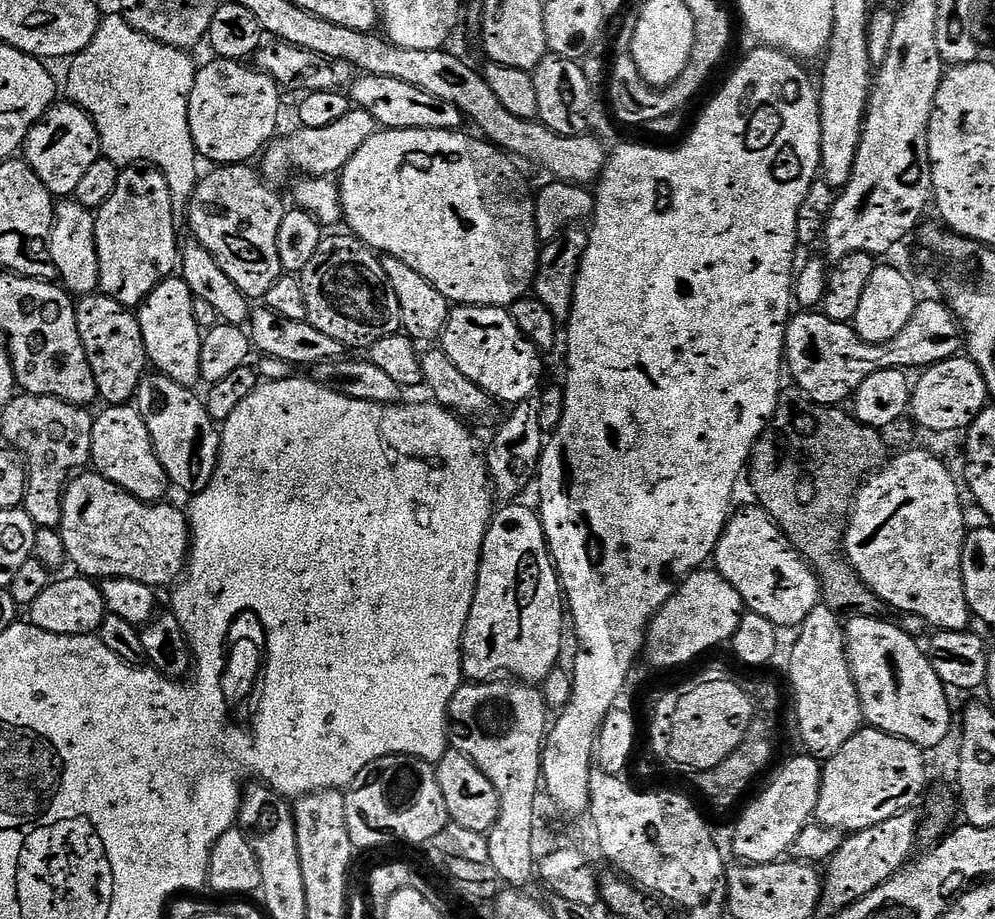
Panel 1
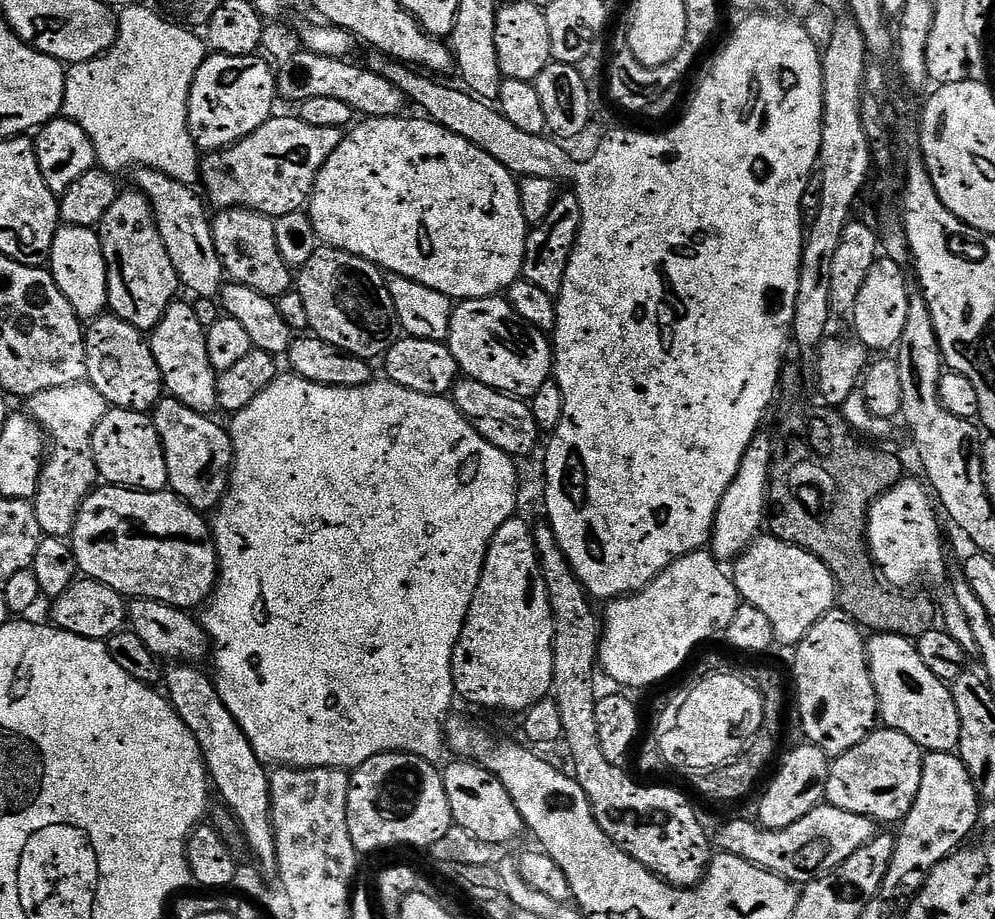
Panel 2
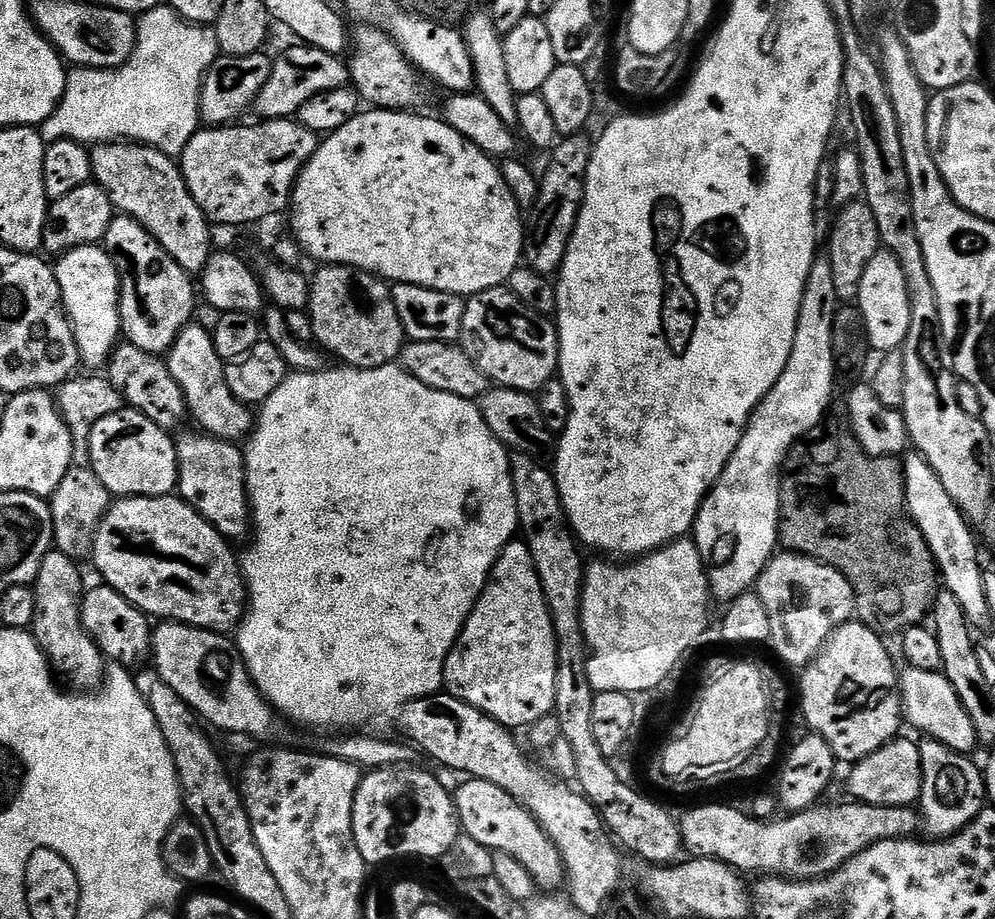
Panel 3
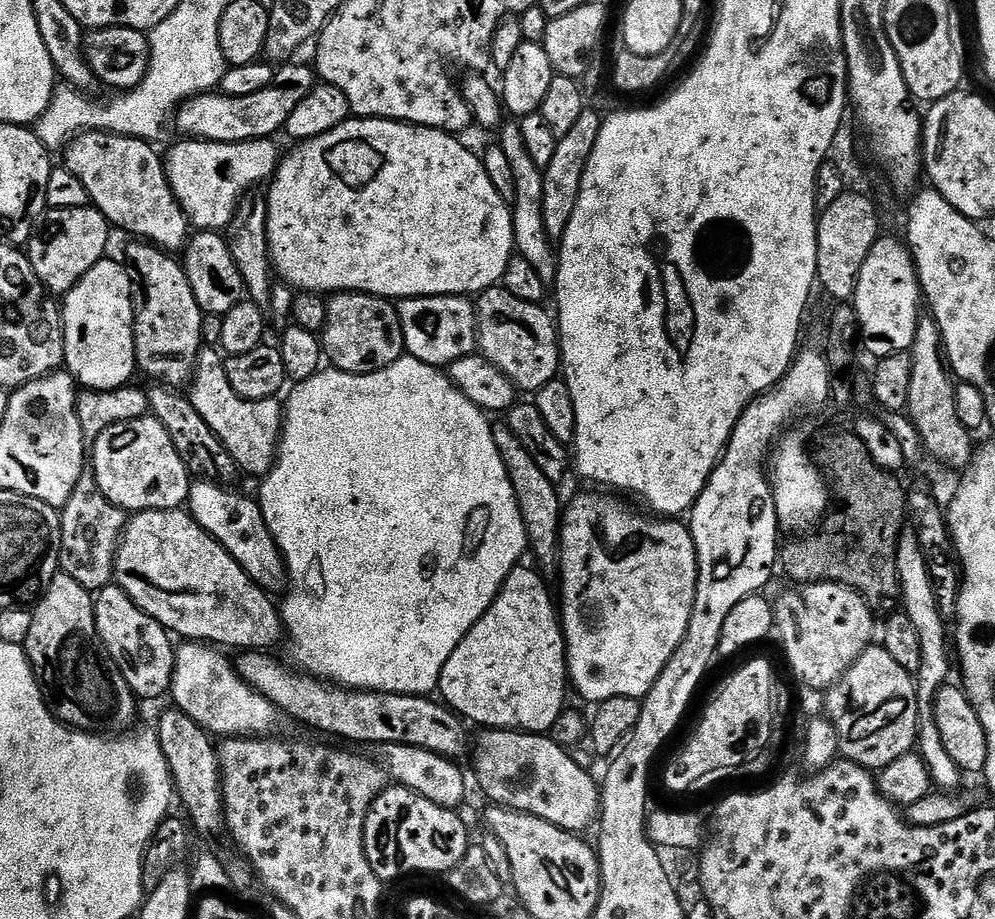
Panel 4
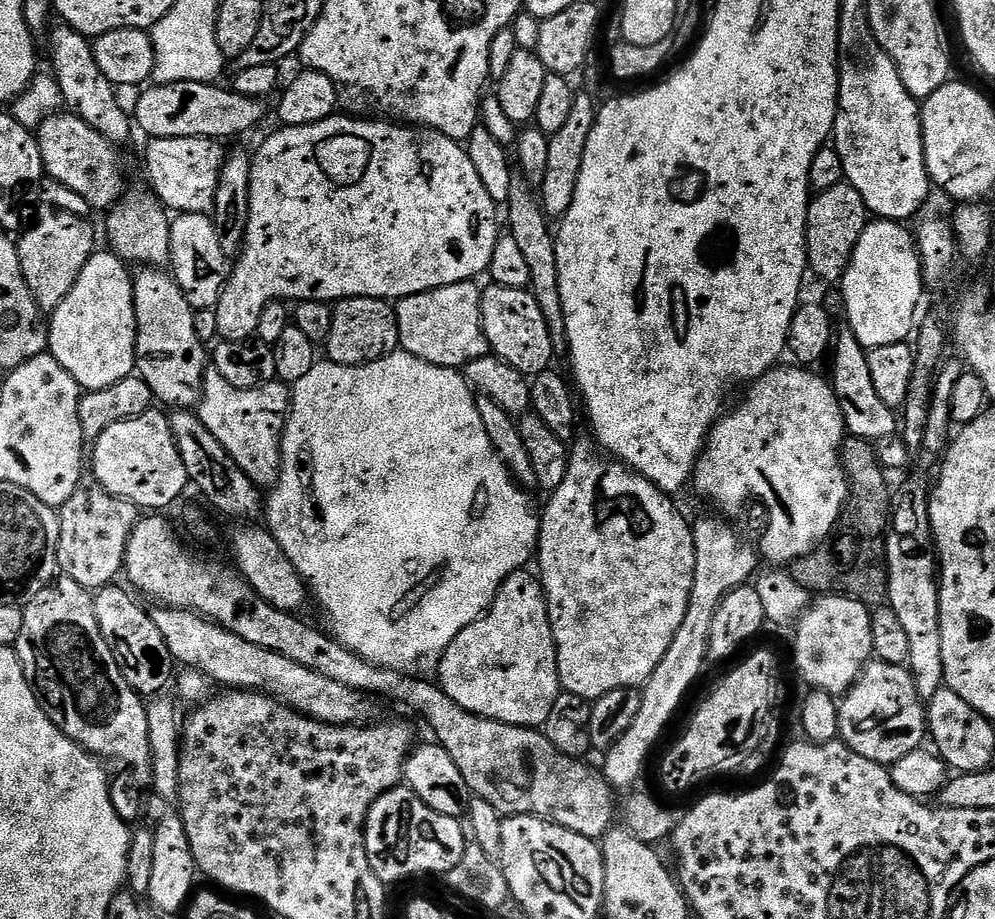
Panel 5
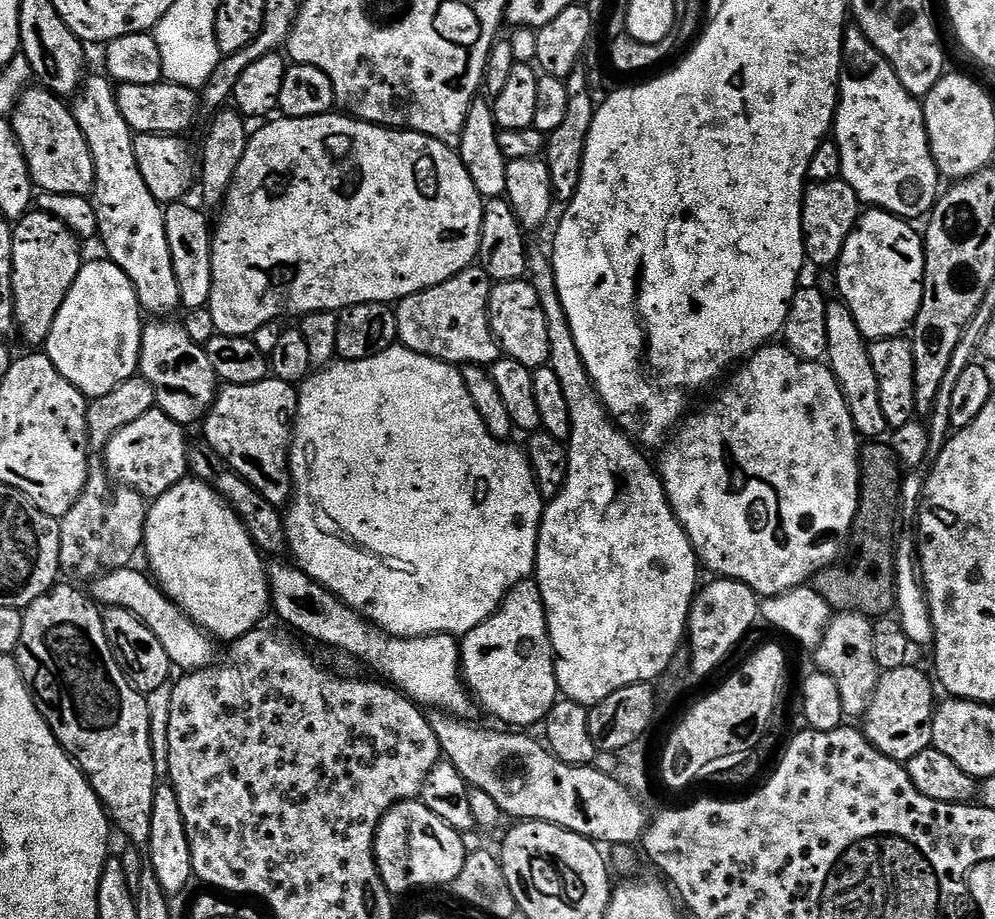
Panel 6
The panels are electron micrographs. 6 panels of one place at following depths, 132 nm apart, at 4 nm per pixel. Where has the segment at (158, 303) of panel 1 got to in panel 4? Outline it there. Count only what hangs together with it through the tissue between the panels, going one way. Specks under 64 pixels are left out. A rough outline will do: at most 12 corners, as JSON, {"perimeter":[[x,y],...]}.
{"perimeter":[[201,347],[192,405],[241,473],[272,469],[281,401],[244,400]]}

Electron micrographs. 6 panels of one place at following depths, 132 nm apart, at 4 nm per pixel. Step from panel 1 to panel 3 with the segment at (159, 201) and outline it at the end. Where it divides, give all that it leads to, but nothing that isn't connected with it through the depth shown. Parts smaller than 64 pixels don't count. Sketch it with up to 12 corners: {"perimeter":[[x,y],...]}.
{"perimeter":[[113,215],[123,339],[166,354],[193,319],[193,277]]}

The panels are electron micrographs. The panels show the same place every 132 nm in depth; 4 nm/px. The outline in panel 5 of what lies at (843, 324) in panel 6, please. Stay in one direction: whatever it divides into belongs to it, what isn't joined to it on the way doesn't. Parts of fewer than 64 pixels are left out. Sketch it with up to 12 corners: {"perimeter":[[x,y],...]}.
{"perimeter":[[850,330],[834,340],[830,383],[844,427],[869,442],[897,435]]}

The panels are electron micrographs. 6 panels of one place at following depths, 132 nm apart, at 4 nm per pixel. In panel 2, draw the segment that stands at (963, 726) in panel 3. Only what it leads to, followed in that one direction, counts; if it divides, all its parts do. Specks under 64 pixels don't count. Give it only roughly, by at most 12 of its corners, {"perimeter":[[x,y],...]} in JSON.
{"perimeter":[[915,643],[866,647],[879,719],[925,753],[955,753],[951,687]]}

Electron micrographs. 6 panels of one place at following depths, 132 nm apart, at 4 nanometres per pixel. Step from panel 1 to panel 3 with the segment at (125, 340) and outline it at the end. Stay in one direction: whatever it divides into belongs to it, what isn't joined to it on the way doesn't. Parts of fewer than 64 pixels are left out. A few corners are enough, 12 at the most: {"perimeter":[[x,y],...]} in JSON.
{"perimeter":[[117,343],[106,375],[125,405],[173,430],[189,415],[157,353]]}

